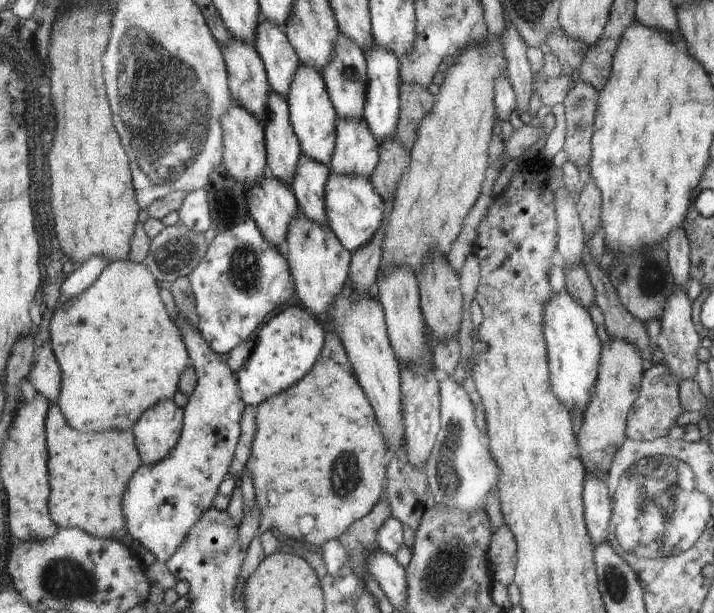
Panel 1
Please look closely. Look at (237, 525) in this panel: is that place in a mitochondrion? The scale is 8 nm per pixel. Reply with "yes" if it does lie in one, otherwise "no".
no

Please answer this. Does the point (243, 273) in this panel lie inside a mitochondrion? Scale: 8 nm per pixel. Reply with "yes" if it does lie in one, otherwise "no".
yes

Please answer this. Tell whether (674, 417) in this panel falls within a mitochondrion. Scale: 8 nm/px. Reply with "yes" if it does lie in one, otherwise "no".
no

